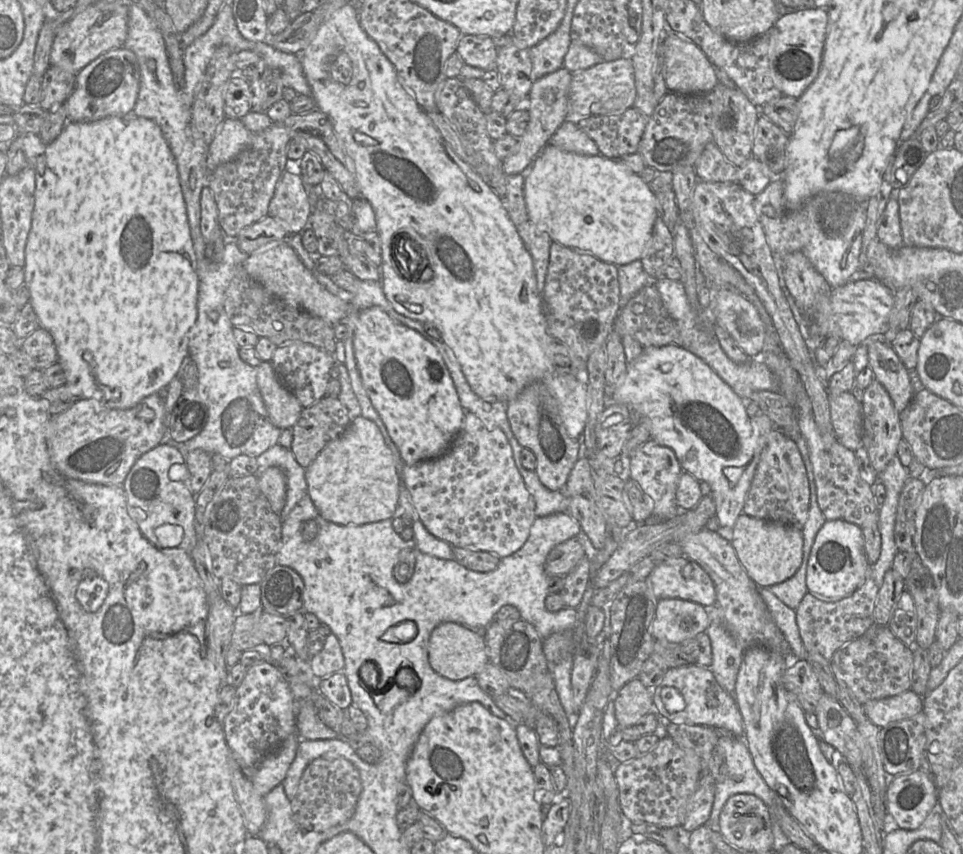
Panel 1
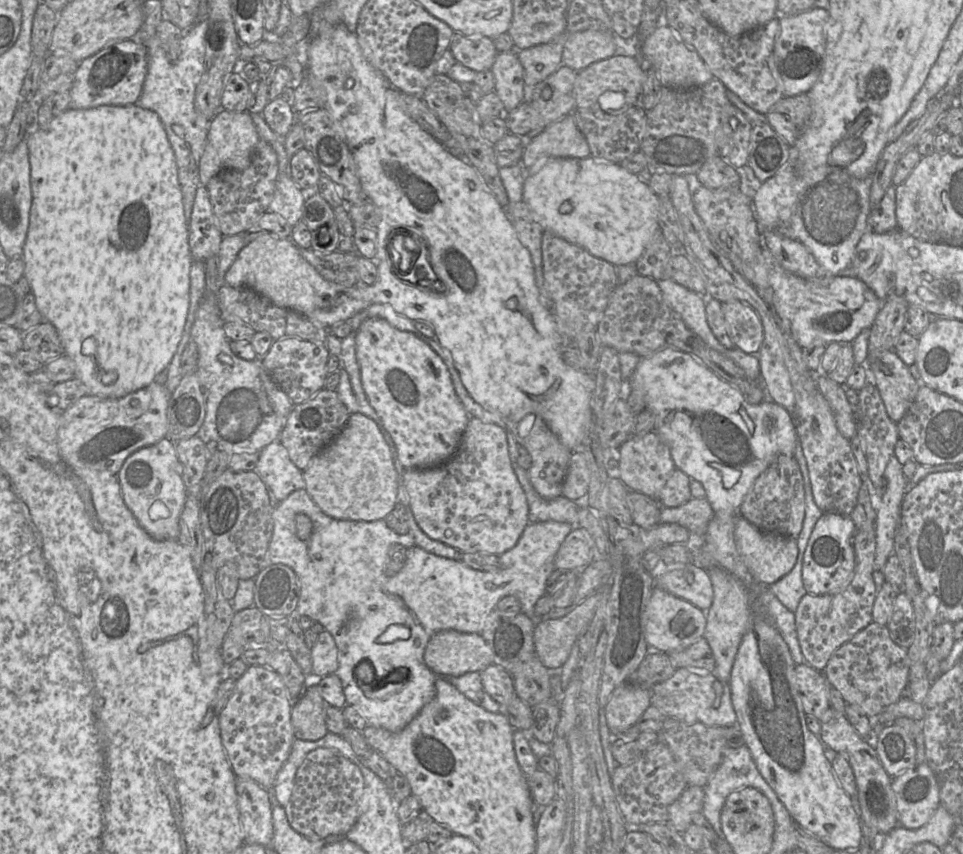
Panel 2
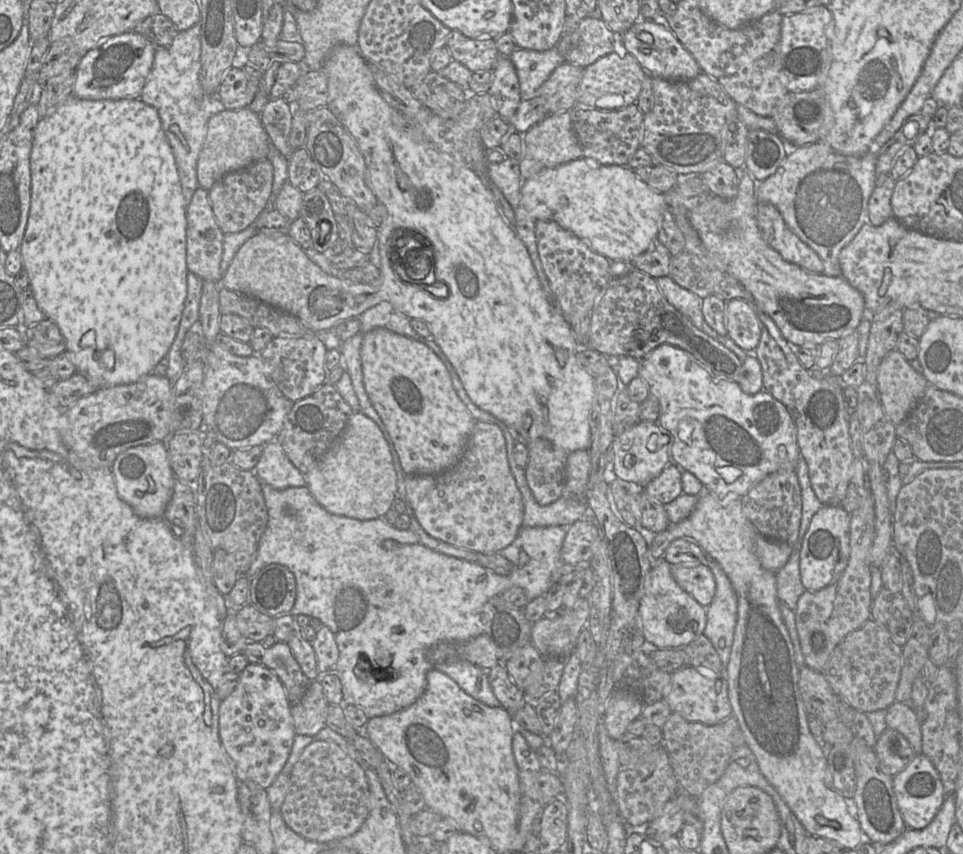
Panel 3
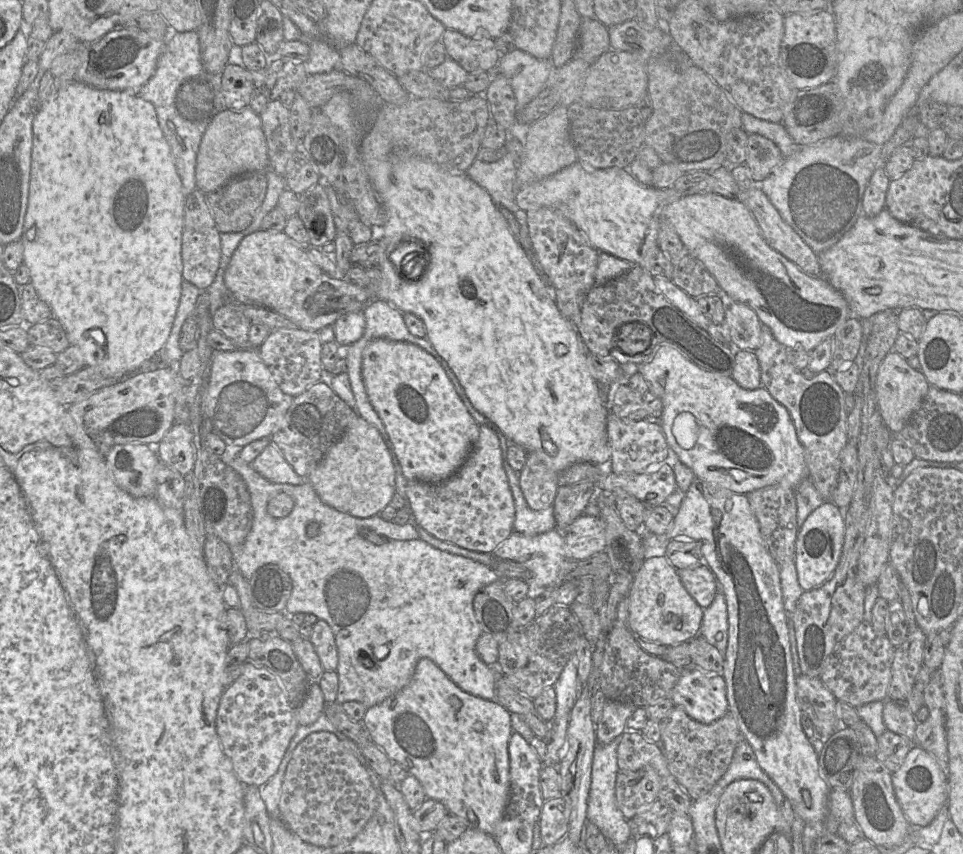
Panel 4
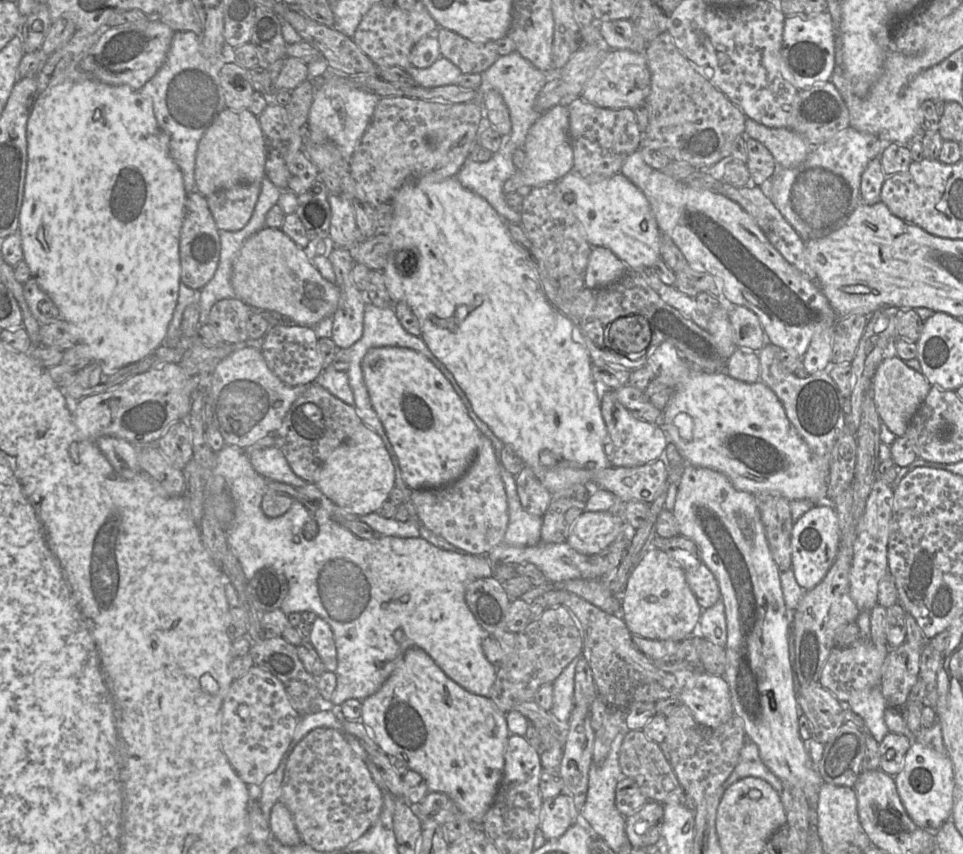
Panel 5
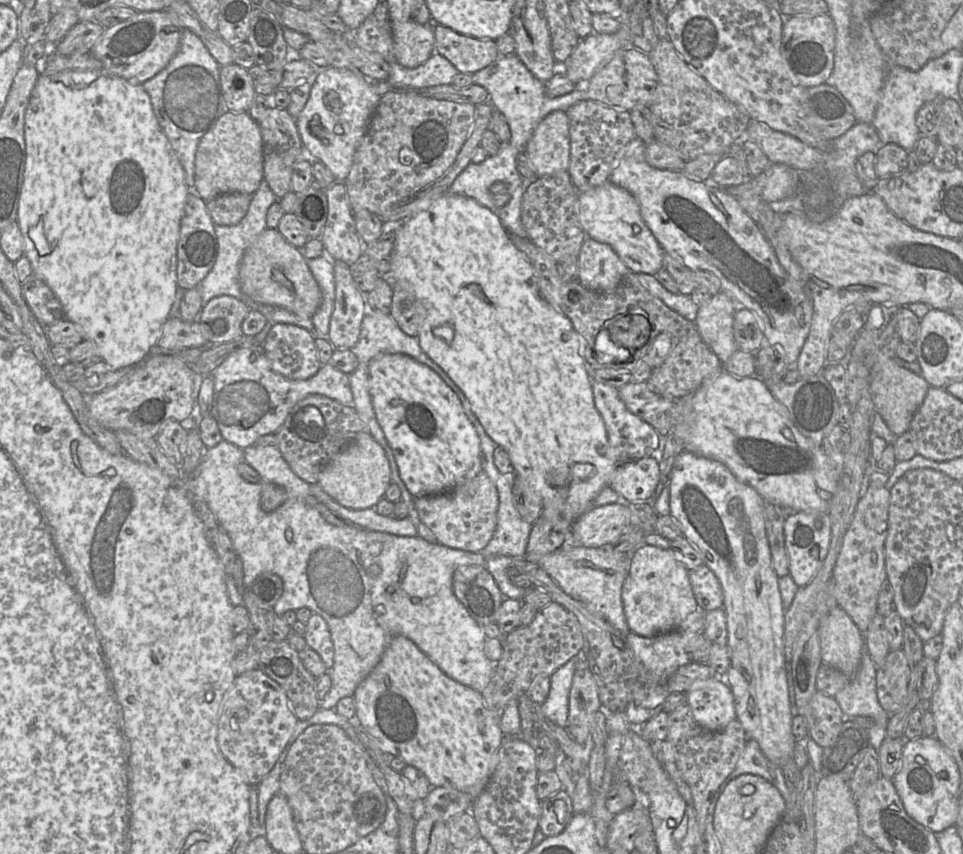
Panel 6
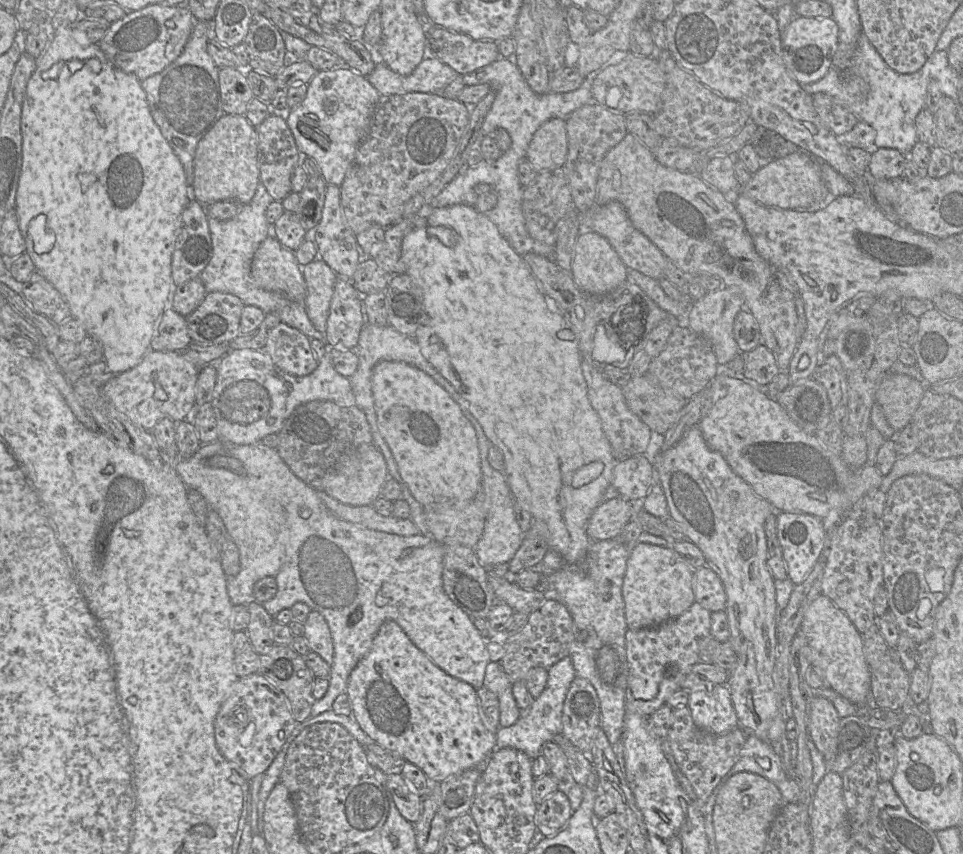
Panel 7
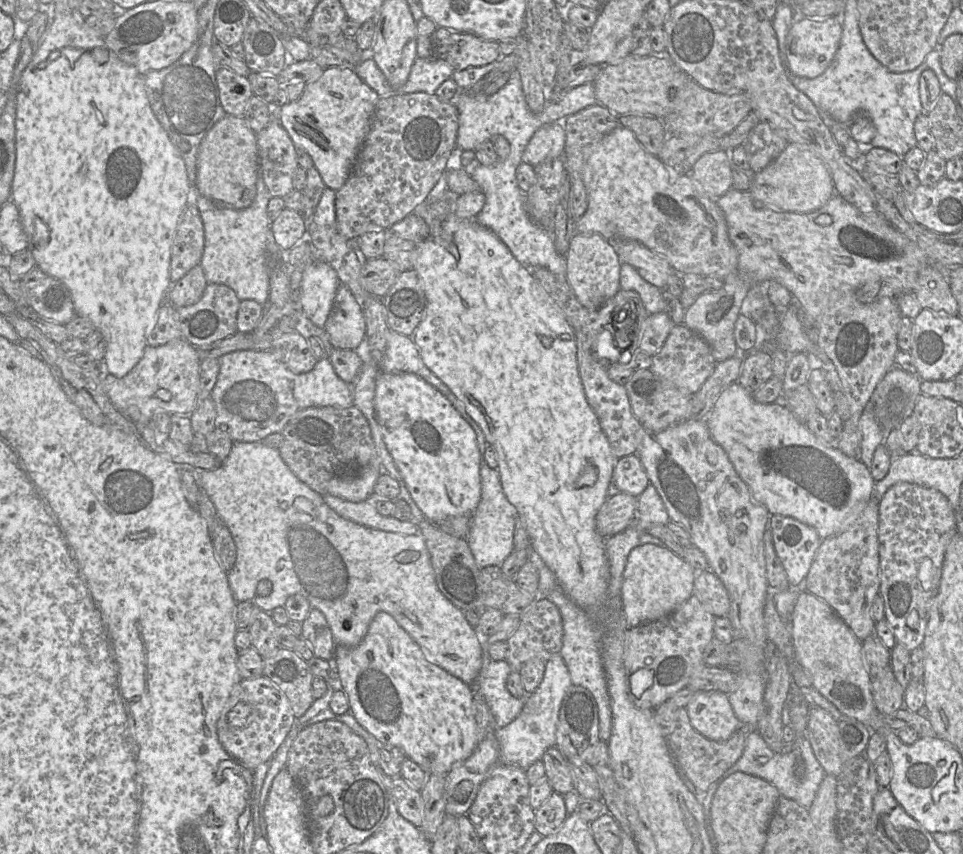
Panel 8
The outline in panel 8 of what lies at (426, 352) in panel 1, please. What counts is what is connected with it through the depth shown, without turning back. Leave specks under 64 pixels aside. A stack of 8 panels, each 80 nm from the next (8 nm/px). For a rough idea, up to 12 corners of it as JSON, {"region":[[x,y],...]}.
{"region":[[414,373],[376,380],[386,447],[426,519],[472,515],[474,430]]}

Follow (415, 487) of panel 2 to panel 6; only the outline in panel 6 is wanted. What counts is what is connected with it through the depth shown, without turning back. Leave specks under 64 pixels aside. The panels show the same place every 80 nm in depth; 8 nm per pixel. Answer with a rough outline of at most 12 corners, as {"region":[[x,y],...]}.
{"region":[[484,470],[450,492],[415,497],[447,547],[480,553],[498,492]]}

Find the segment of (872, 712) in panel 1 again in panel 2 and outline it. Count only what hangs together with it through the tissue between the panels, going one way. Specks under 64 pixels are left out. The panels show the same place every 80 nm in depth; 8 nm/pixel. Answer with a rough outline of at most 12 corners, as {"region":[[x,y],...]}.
{"region":[[902,696],[871,719],[871,736],[863,738],[875,749],[887,724],[907,717],[923,721],[923,706]]}

